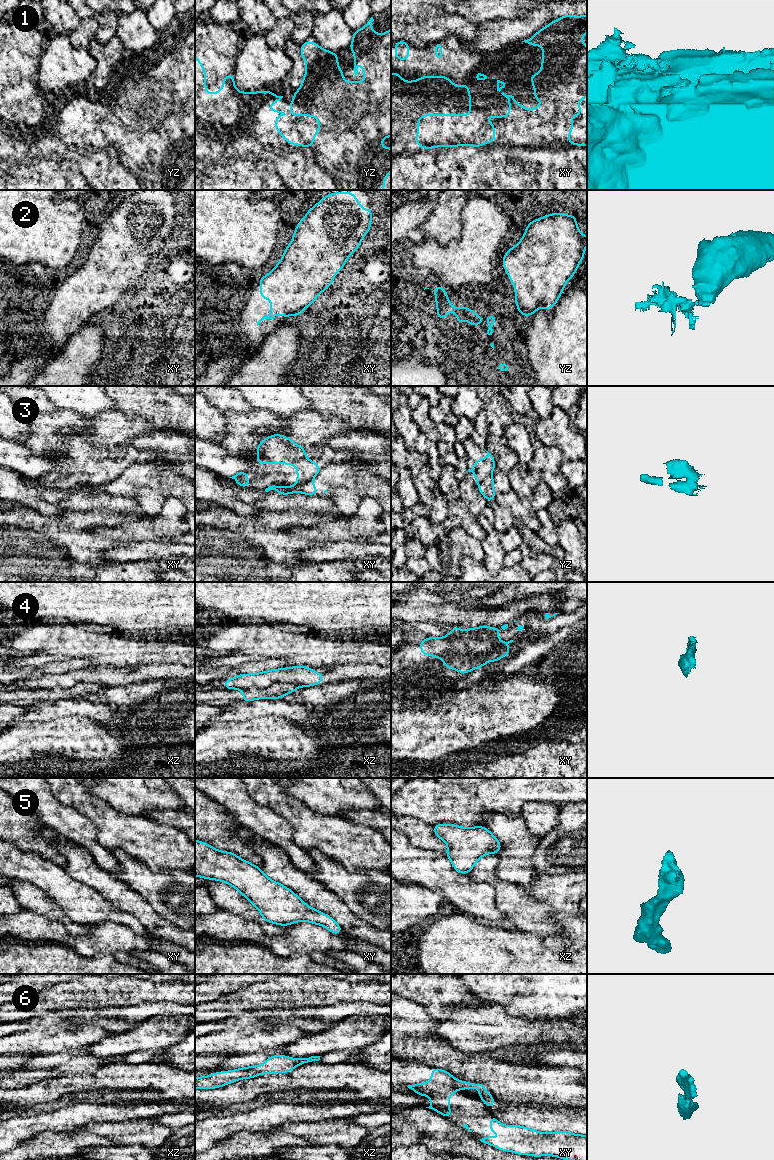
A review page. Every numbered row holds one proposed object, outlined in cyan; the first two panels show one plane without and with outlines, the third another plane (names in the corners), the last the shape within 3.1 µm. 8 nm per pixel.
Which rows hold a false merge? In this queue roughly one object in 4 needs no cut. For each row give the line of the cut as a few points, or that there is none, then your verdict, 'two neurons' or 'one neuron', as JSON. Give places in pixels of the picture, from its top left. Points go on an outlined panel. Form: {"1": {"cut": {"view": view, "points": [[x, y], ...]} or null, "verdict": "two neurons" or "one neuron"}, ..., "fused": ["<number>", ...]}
{"1": {"cut": {"view": "yz", "points": [[323, 49], [316, 77], [303, 83], [300, 96], [295, 99]]}, "verdict": "two neurons"}, "2": {"cut": null, "verdict": "one neuron"}, "3": {"cut": {"view": "xy", "points": [[312, 478], [297, 484]]}, "verdict": "two neurons"}, "4": {"cut": {"view": "xy", "points": [[497, 629], [485, 652], [469, 652], [461, 638], [445, 636]]}, "verdict": "two neurons"}, "5": {"cut": null, "verdict": "one neuron"}, "6": {"cut": {"view": "xy", "points": [[430, 1081], [453, 1084], [457, 1088]]}, "verdict": "two neurons"}, "fused": ["1", "3", "4", "6"]}

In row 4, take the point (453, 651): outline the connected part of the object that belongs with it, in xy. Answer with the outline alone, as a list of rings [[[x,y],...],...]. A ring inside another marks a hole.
[[[500,630],[494,631],[491,634],[493,639],[493,648],[486,653],[469,653],[466,643],[462,638],[432,638],[427,637],[424,641],[419,642],[421,648],[421,654],[431,655],[436,657],[437,659],[442,658],[444,663],[443,665],[446,668],[452,668],[455,671],[461,672],[463,674],[467,674],[473,669],[481,668],[483,665],[487,664],[490,659],[493,660],[493,663],[496,663],[501,657],[508,656],[512,654],[509,651],[508,644],[512,643],[513,640],[508,642],[502,642],[498,639],[498,633]]]

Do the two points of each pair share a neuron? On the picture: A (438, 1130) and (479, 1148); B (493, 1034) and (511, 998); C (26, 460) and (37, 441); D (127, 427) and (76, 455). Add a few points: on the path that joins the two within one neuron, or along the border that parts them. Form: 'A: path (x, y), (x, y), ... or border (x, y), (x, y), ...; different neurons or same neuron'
A: path (448, 1137), (469, 1146); same neuron
B: border (484, 999), (497, 1002), (510, 1015), (527, 1019); different neurons
C: border (22, 445), (39, 457); different neurons
D: border (86, 434), (103, 445), (118, 446); different neurons

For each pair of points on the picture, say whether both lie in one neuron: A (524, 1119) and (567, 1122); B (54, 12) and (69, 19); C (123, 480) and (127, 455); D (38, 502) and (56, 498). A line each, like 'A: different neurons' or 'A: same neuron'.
A: same neuron
B: same neuron
C: different neurons
D: same neuron

